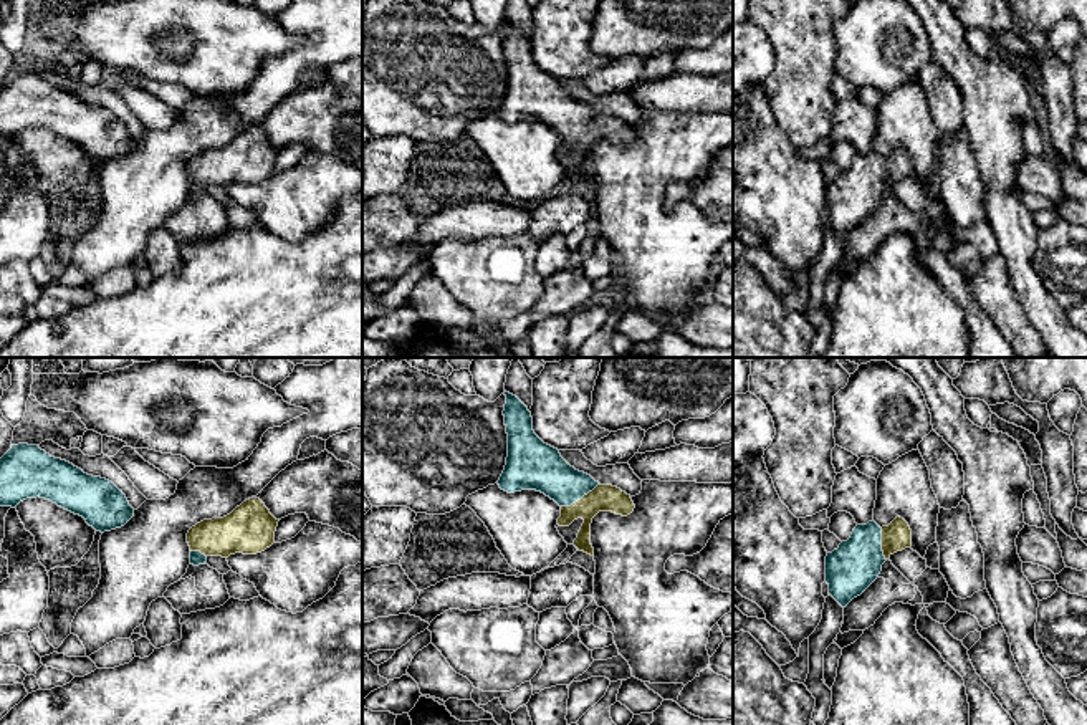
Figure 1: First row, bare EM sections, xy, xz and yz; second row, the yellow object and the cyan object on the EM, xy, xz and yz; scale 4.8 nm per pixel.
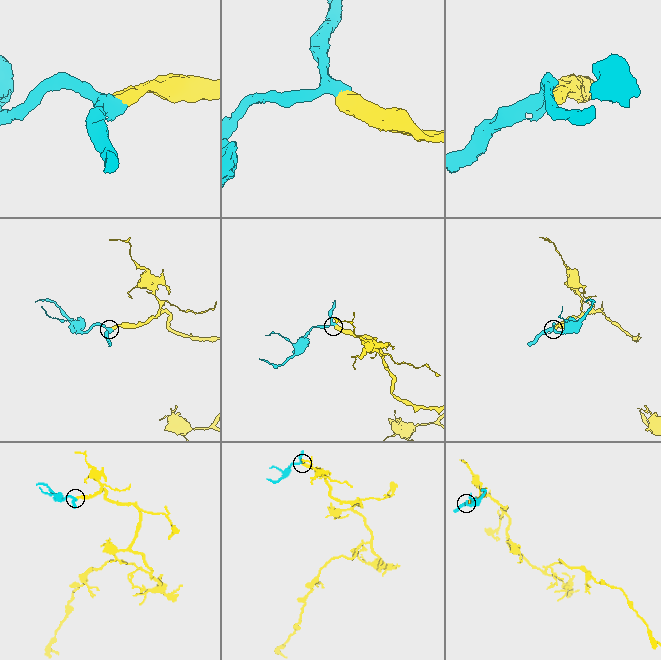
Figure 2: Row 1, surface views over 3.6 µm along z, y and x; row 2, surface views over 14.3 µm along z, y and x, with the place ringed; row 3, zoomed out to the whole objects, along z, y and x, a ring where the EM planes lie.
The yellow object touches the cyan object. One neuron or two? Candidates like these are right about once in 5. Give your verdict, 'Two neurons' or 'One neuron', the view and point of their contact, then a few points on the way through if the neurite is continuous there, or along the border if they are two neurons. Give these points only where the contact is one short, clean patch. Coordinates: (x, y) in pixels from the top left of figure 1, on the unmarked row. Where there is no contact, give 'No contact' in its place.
One neuron. Touches yellow at xz (581, 128). Path across: xz (604, 126), (581, 128), (541, 96)

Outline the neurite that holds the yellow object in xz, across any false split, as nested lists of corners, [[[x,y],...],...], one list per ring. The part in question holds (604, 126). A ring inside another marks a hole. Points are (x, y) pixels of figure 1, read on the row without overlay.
[[[506,22],[505,55],[508,63],[508,86],[498,109],[508,122],[536,119],[561,136],[559,156],[569,156],[574,149],[584,152],[574,169],[574,175],[594,185],[591,174],[591,152],[599,141],[612,141],[627,146],[635,134],[625,121],[612,114],[601,114],[591,104],[571,96],[558,78],[544,73],[533,60],[533,46],[528,36]]]

